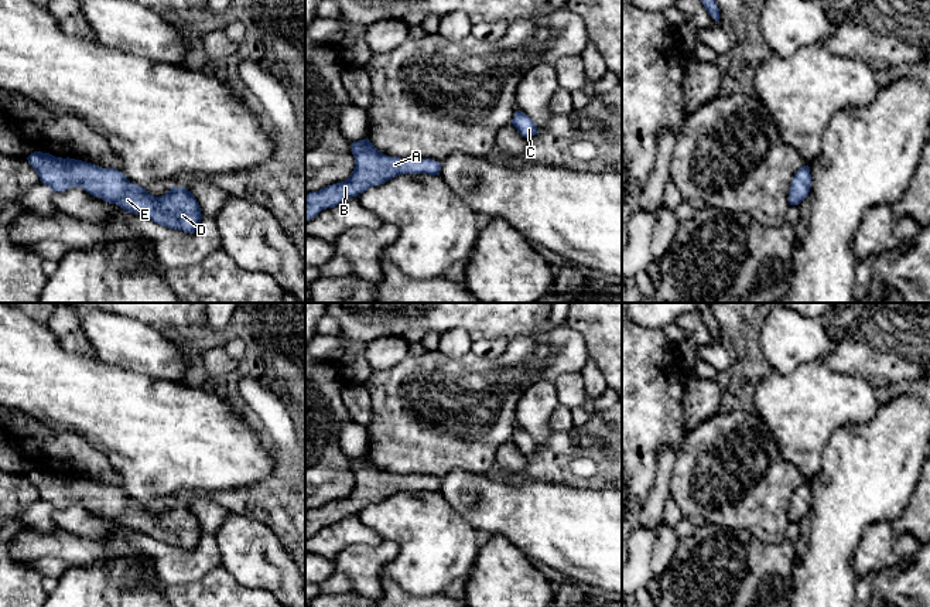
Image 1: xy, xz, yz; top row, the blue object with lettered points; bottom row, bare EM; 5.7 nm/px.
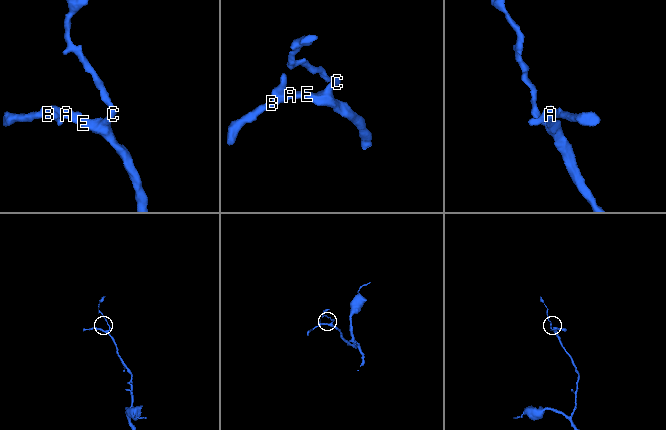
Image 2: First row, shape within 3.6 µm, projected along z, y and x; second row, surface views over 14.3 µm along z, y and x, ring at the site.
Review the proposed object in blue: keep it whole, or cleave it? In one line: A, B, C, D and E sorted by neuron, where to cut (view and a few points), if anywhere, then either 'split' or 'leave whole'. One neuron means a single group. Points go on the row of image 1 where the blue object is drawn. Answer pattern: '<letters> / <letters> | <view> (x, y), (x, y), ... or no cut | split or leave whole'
A B C D E | no cut | leave whole

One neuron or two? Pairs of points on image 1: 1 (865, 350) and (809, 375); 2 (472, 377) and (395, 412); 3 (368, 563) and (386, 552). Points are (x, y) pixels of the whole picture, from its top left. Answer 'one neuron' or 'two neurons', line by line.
1: two neurons
2: one neuron
3: one neuron

